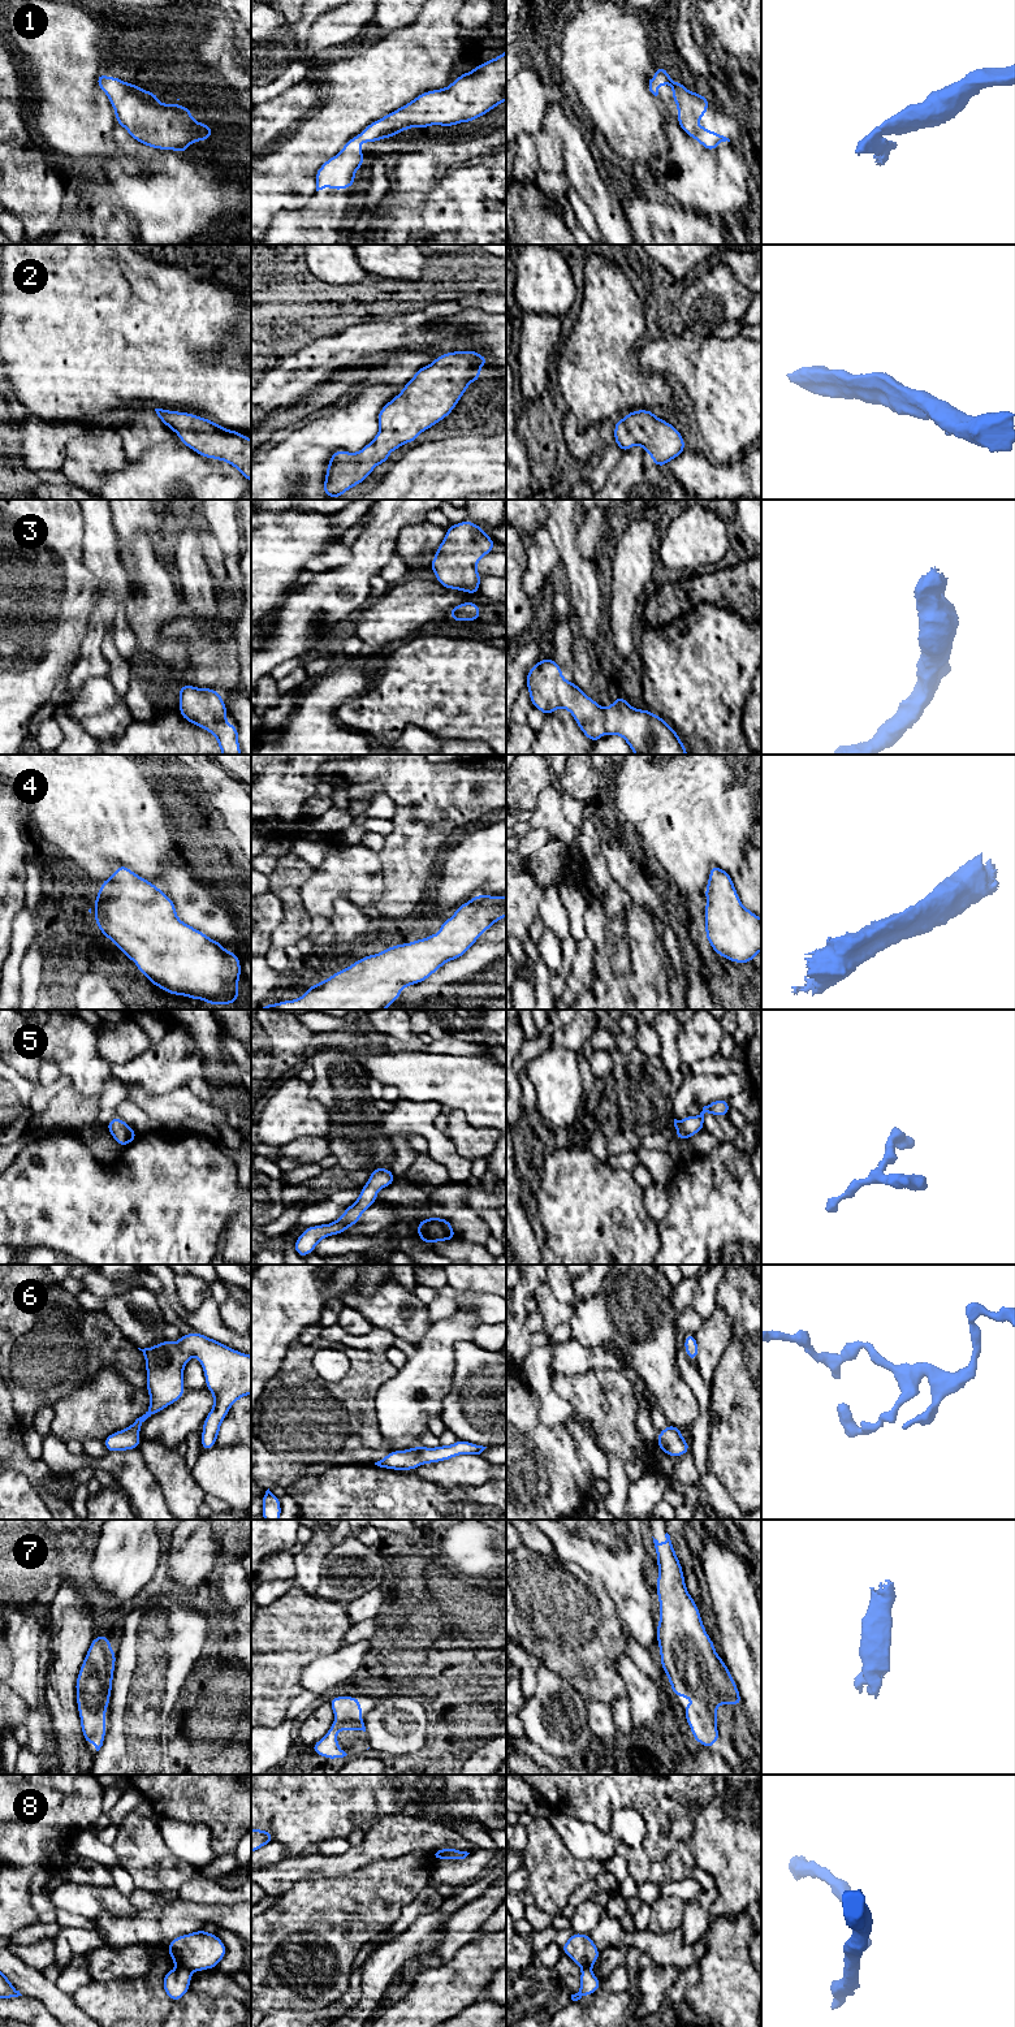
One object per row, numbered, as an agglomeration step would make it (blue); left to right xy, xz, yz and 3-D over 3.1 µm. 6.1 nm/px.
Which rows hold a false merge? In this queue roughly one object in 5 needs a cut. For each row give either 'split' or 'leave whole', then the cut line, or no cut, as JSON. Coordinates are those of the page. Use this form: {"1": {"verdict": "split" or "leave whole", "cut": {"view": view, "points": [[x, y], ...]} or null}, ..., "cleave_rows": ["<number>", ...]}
{"1": {"verdict": "leave whole", "cut": null}, "2": {"verdict": "leave whole", "cut": null}, "3": {"verdict": "leave whole", "cut": null}, "4": {"verdict": "leave whole", "cut": null}, "5": {"verdict": "leave whole", "cut": null}, "6": {"verdict": "leave whole", "cut": null}, "7": {"verdict": "leave whole", "cut": null}, "8": {"verdict": "split", "cut": {"view": "xy", "points": [[178, 1965], [191, 1971]]}}, "cleave_rows": ["8"]}

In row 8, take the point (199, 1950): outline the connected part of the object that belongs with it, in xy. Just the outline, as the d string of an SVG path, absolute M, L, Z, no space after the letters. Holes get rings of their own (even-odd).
M204 1929L173 1939L167 1949L176 1966L191 1972L215 1968L226 1954L220 1937Z

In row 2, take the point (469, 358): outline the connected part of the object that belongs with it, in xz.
M475 350L445 353L415 371L403 390L380 411L379 433L358 453L337 450L327 466L323 492L341 497L372 474L389 454L445 419L472 381L480 380L480 367L489 362Z

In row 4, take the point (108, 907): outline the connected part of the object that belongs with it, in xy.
M118 864L116 873L102 882L94 906L94 921L100 933L134 961L152 985L173 995L203 999L207 1004L237 1003L241 978L238 955L181 921L174 902L148 879Z

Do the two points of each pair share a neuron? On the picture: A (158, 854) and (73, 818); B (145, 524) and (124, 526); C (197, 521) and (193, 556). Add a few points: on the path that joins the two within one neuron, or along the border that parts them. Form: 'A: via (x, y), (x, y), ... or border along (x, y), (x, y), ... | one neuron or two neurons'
A: via (137, 833), (117, 818), (94, 818) | one neuron
B: via (139, 524), (129, 524) | one neuron
C: via (191, 530), (191, 547) | one neuron

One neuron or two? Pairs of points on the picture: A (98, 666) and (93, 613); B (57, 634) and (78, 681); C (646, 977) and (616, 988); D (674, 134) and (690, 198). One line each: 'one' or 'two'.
A: one
B: two
C: one
D: one

